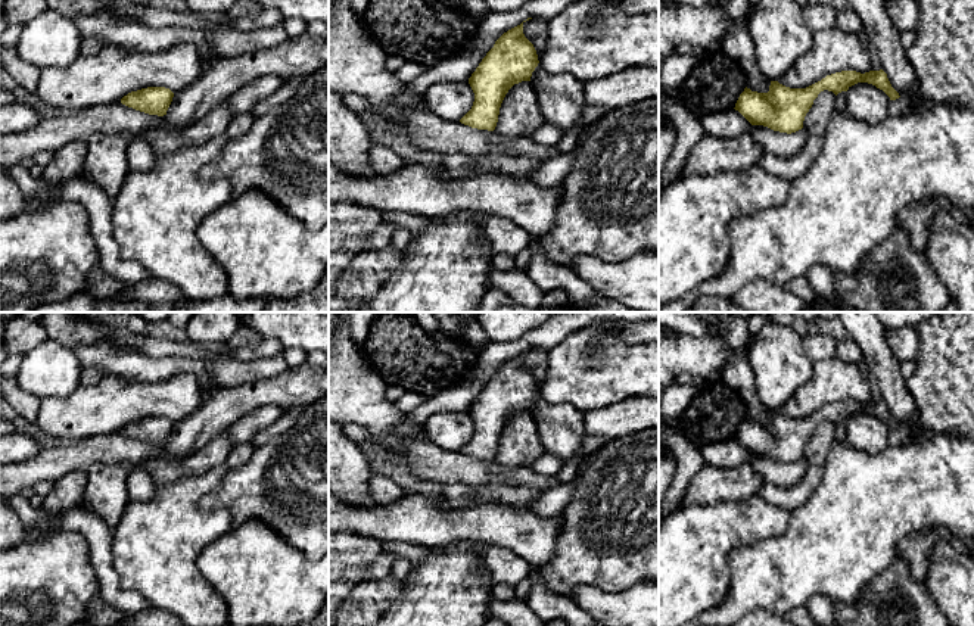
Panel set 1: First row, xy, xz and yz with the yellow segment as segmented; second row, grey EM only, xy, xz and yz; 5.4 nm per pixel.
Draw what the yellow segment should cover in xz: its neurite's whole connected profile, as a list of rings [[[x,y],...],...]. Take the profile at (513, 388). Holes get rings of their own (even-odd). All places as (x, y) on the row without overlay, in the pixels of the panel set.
[[[523,352],[504,362],[469,408],[474,432],[460,452],[494,461],[505,424],[514,414],[530,411],[538,393],[536,380],[523,364]]]

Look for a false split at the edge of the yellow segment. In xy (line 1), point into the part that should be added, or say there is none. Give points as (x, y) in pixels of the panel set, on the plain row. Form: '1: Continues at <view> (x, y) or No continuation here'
1: No continuation here

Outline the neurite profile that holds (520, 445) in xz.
[[[522,411],[505,424],[495,461],[508,467],[532,467],[544,452],[545,448],[532,414]]]

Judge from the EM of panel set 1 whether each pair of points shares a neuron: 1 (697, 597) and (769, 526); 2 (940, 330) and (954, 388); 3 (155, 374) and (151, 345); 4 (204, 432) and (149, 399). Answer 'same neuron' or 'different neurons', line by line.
1: same neuron
2: same neuron
3: different neurons
4: different neurons

